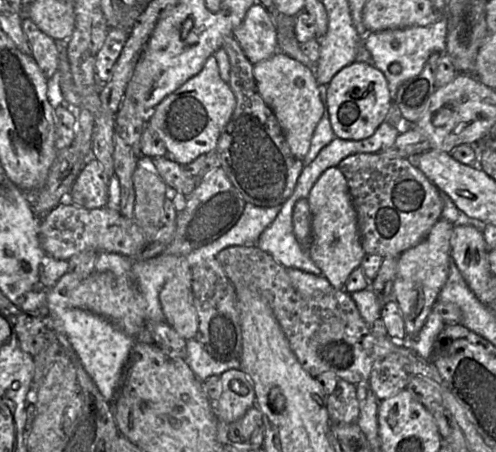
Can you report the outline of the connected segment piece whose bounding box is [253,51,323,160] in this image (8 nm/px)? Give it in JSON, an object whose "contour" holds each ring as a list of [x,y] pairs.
{"contour":[[[277,51],[270,58],[255,64],[253,74],[258,92],[275,114],[292,153],[303,160],[323,115],[323,104],[313,70]]]}

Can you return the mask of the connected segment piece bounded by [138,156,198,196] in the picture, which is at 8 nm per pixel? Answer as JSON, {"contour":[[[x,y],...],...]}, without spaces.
{"contour":[[[143,156],[139,159],[138,166],[157,172],[170,189],[188,196],[198,185],[196,177],[184,171],[181,164],[169,156],[149,158]]]}

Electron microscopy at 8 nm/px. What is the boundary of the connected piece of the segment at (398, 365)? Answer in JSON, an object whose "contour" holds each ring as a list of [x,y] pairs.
{"contour":[[[396,353],[378,359],[369,376],[369,388],[381,401],[406,388],[411,375],[404,367],[404,359]]]}

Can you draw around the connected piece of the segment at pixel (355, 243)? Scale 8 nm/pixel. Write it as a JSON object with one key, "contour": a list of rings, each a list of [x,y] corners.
{"contour":[[[329,167],[318,178],[307,197],[312,214],[312,239],[306,252],[335,289],[343,289],[351,272],[366,255],[347,180],[338,167]]]}

